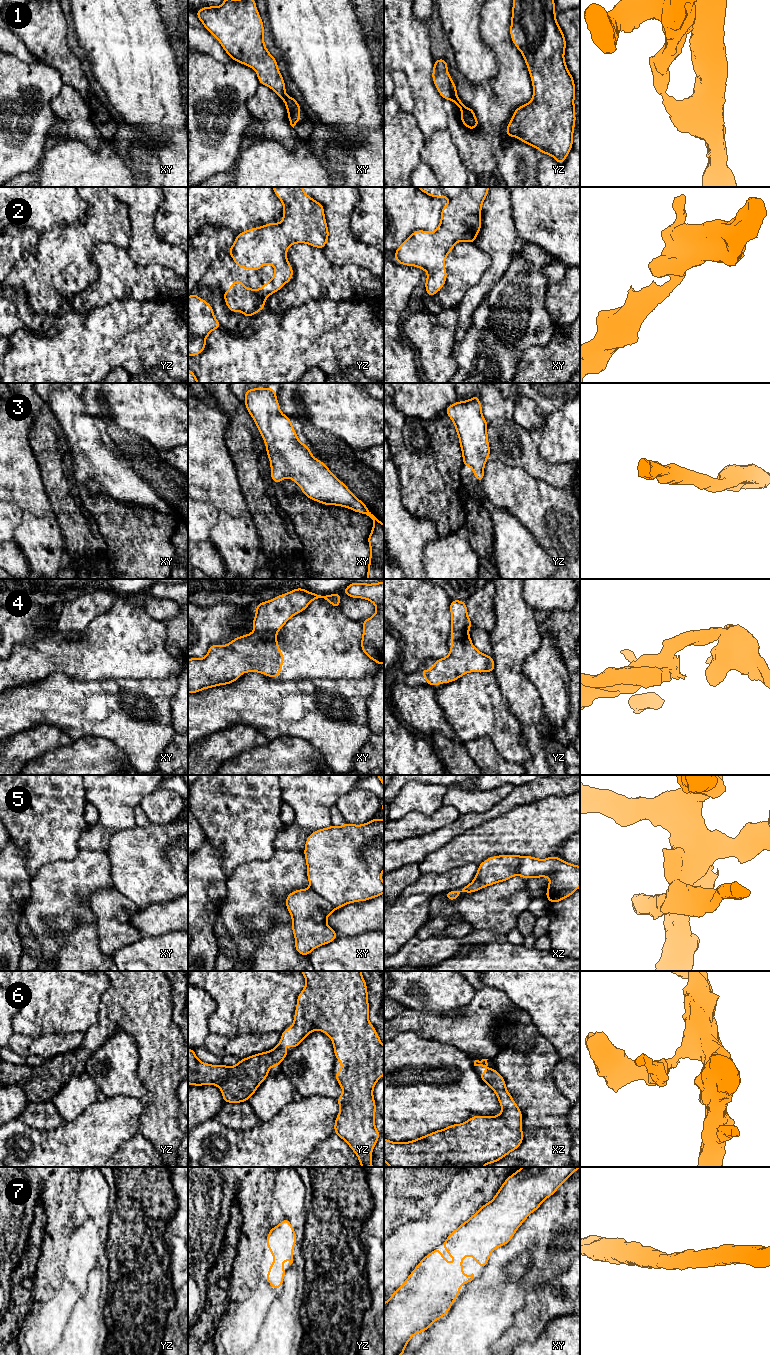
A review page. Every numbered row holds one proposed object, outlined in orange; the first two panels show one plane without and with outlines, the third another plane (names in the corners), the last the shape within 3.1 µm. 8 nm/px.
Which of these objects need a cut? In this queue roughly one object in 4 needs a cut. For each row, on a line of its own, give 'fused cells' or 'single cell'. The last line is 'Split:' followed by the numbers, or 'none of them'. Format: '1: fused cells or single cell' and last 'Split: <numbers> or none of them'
1: fused cells
2: single cell
3: single cell
4: fused cells
5: fused cells
6: single cell
7: single cell
Split: 1, 4, 5

